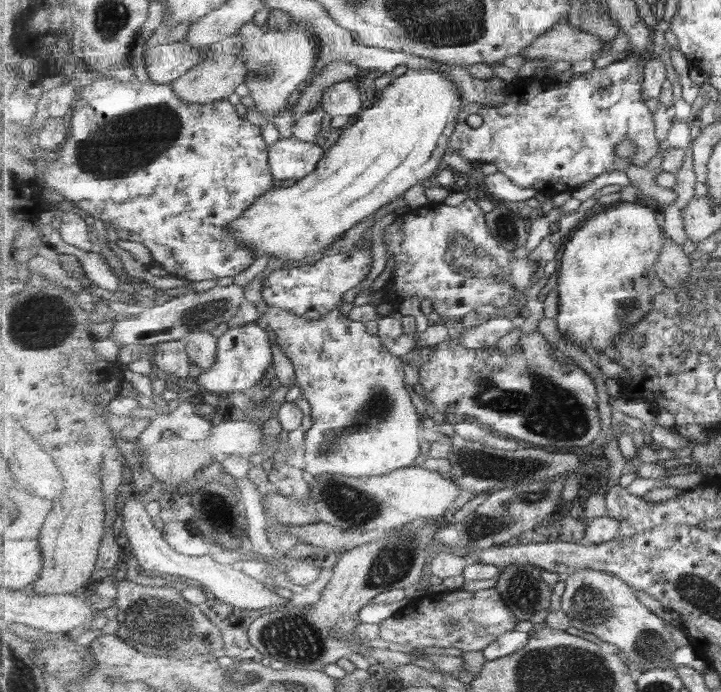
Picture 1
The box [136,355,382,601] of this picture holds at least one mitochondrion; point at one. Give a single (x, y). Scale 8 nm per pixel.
(218, 515)

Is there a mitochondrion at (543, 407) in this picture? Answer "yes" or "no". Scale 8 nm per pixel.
yes

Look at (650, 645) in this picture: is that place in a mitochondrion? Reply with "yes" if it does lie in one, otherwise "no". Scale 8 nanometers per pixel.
yes

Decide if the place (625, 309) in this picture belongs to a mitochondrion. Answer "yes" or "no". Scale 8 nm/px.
yes

